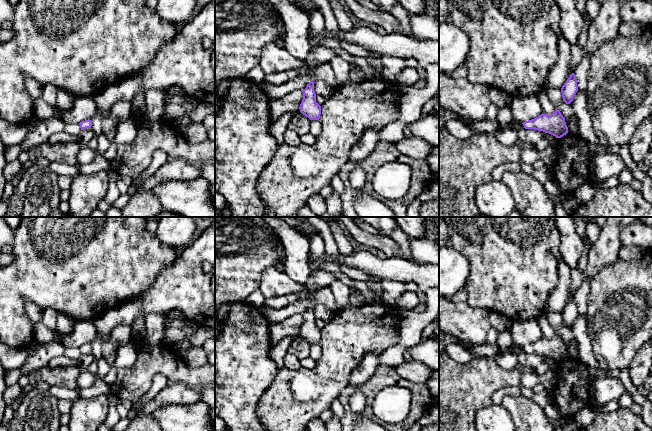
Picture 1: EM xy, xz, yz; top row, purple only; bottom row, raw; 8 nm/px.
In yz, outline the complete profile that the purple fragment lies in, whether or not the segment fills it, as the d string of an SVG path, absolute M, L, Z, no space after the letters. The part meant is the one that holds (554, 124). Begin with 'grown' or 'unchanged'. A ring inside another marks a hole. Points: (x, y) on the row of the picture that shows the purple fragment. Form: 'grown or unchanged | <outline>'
grown | M557 109L551 115L542 113L532 120L528 120L523 123L519 122L518 124L512 122L510 124L498 125L492 121L477 121L471 119L471 121L466 125L474 130L477 134L491 134L493 132L498 132L506 129L513 129L517 132L524 131L525 129L535 129L549 133L556 138L561 138L568 133L568 127L566 125L565 118Z

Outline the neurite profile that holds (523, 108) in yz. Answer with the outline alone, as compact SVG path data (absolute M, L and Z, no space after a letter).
M536 95L515 96L511 102L513 120L523 123L542 114L542 109Z

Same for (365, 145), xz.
M366 130L353 146L349 161L359 161L369 156L379 142L379 130Z

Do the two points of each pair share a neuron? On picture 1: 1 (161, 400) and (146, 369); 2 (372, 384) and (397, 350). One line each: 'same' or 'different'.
1: different
2: different

